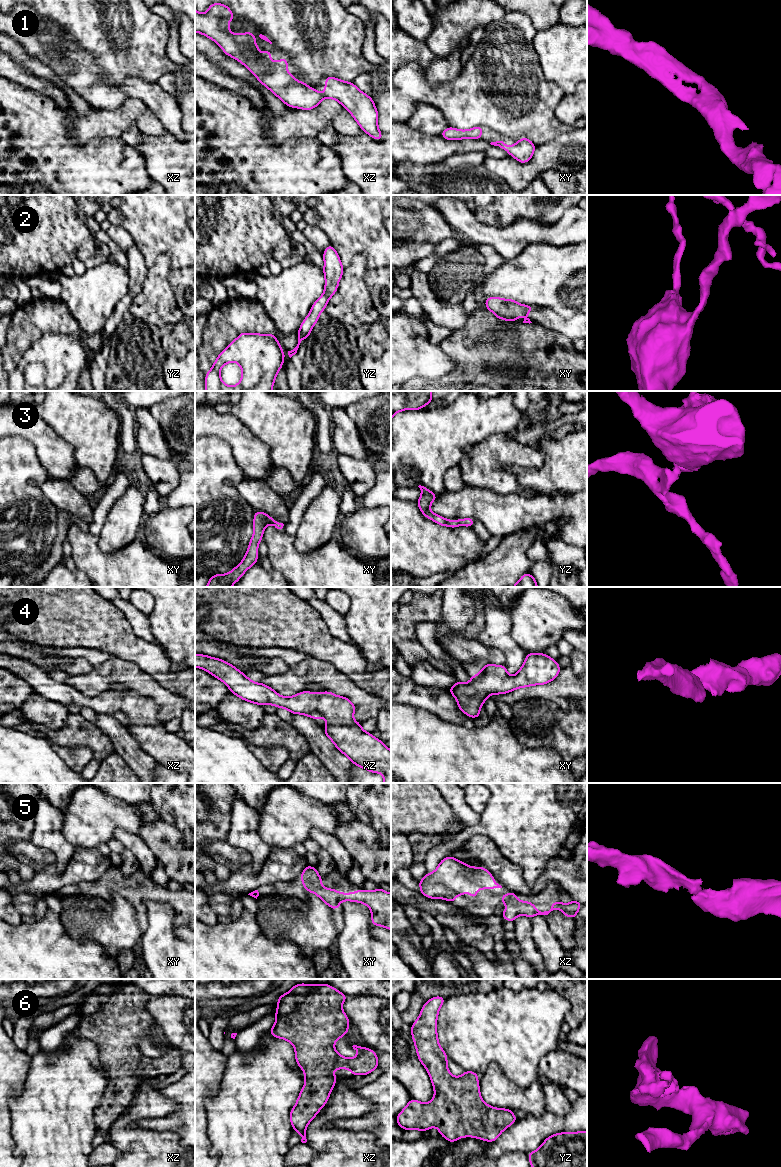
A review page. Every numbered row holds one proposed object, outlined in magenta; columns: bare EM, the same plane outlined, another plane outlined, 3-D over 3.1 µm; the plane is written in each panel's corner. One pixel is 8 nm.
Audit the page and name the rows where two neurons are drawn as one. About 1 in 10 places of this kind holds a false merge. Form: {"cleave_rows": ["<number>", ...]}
{"cleave_rows": []}

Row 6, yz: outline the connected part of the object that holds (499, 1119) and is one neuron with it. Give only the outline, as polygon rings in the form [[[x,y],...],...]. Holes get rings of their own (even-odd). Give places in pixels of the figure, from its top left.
[[[442,996],[430,998],[422,1006],[417,1020],[411,1025],[411,1036],[417,1057],[430,1076],[435,1095],[428,1103],[410,1098],[409,1103],[396,1116],[397,1125],[403,1130],[418,1129],[421,1133],[437,1127],[440,1135],[451,1143],[463,1137],[474,1137],[486,1142],[496,1141],[518,1118],[513,1114],[513,1110],[494,1108],[482,1100],[477,1073],[465,1071],[459,1077],[454,1077],[450,1073],[447,1067],[448,1057],[439,1045],[437,1036],[437,1017],[445,999]]]

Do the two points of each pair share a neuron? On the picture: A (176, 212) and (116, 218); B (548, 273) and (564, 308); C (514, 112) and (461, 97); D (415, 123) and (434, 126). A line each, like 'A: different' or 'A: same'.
A: same
B: same
C: same
D: same

